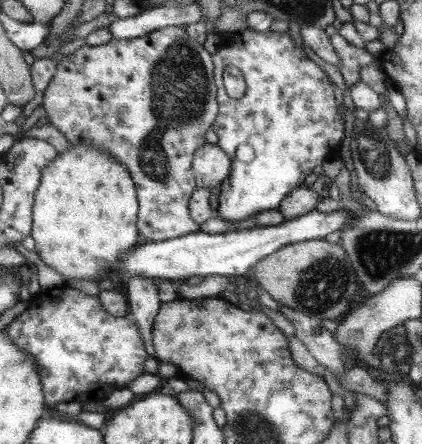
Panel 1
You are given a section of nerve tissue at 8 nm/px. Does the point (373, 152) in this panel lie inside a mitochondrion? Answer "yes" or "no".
yes

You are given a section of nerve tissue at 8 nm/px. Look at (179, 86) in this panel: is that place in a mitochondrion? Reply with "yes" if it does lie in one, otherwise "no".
yes

